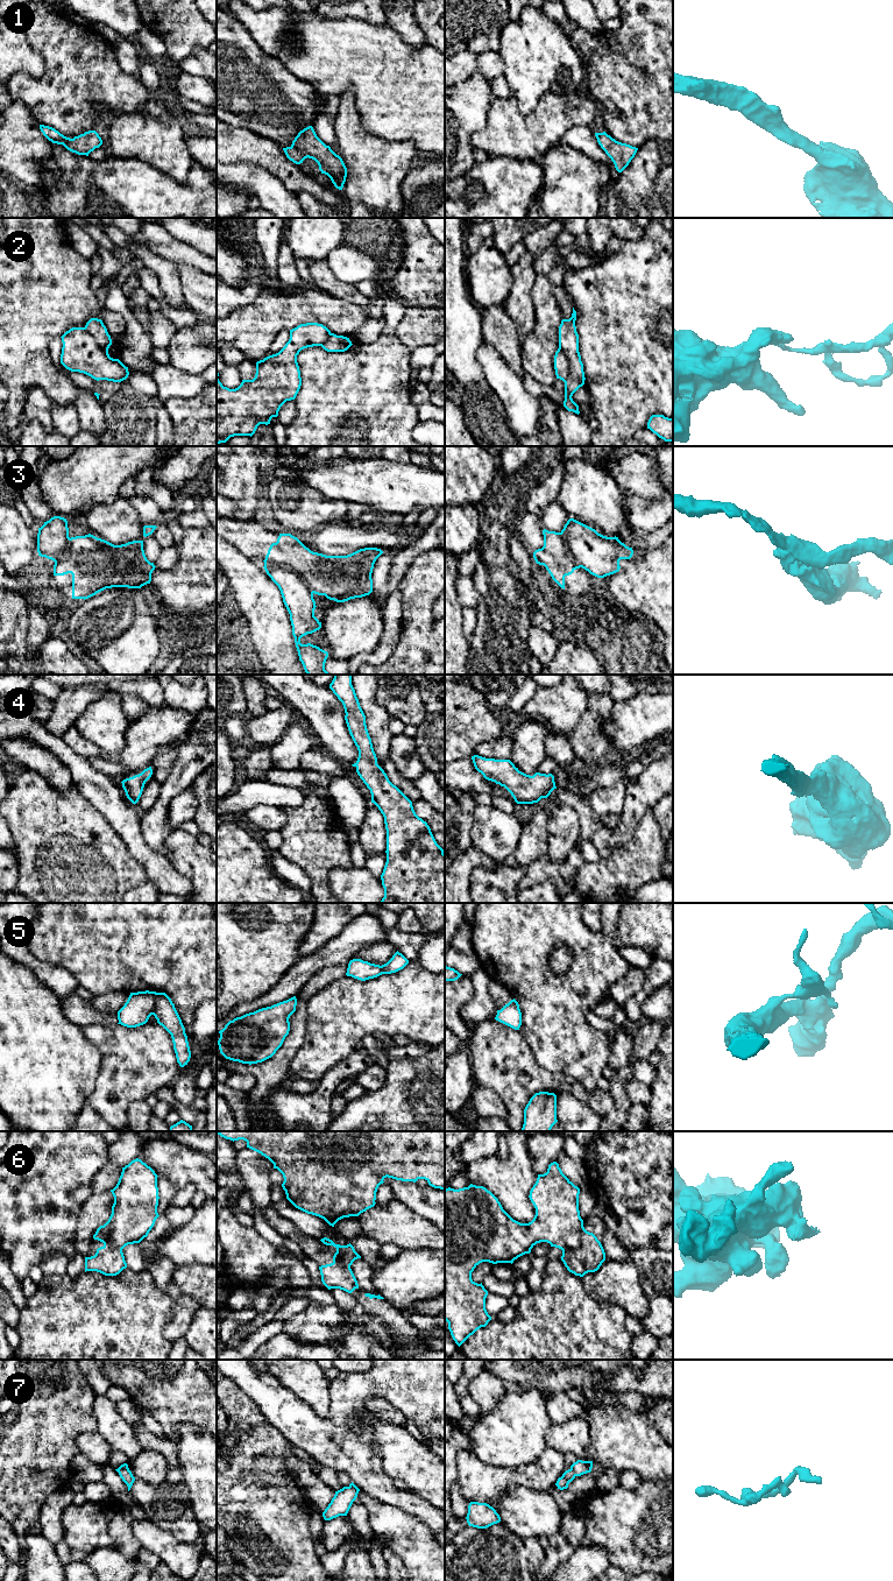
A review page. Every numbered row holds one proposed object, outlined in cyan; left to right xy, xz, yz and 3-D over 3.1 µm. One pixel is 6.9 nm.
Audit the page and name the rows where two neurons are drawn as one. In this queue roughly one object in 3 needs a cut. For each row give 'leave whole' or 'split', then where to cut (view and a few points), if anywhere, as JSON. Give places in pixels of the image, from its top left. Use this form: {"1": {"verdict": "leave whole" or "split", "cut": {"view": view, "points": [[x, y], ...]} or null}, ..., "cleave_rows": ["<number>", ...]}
{"1": {"verdict": "leave whole", "cut": null}, "2": {"verdict": "split", "cut": {"view": "yz", "points": [[559, 346], [569, 364], [569, 374], [564, 381]]}}, "3": {"verdict": "split", "cut": {"view": "xz", "points": [[264, 562], [270, 562], [293, 571], [312, 593]]}}, "4": {"verdict": "leave whole", "cut": null}, "5": {"verdict": "leave whole", "cut": null}, "6": {"verdict": "split", "cut": {"view": "yz", "points": [[582, 1226], [580, 1243], [573, 1249], [562, 1250]]}}, "7": {"verdict": "leave whole", "cut": null}, "cleave_rows": ["2", "3", "6"]}

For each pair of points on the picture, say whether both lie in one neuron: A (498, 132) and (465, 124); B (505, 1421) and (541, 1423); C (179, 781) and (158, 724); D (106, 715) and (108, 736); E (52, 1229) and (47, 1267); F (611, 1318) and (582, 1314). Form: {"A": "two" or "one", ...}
{"A": "two", "B": "one", "C": "two", "D": "one", "E": "two", "F": "one"}

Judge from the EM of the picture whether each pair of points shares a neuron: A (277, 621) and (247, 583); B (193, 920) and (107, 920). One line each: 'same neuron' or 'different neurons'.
A: same neuron
B: same neuron

